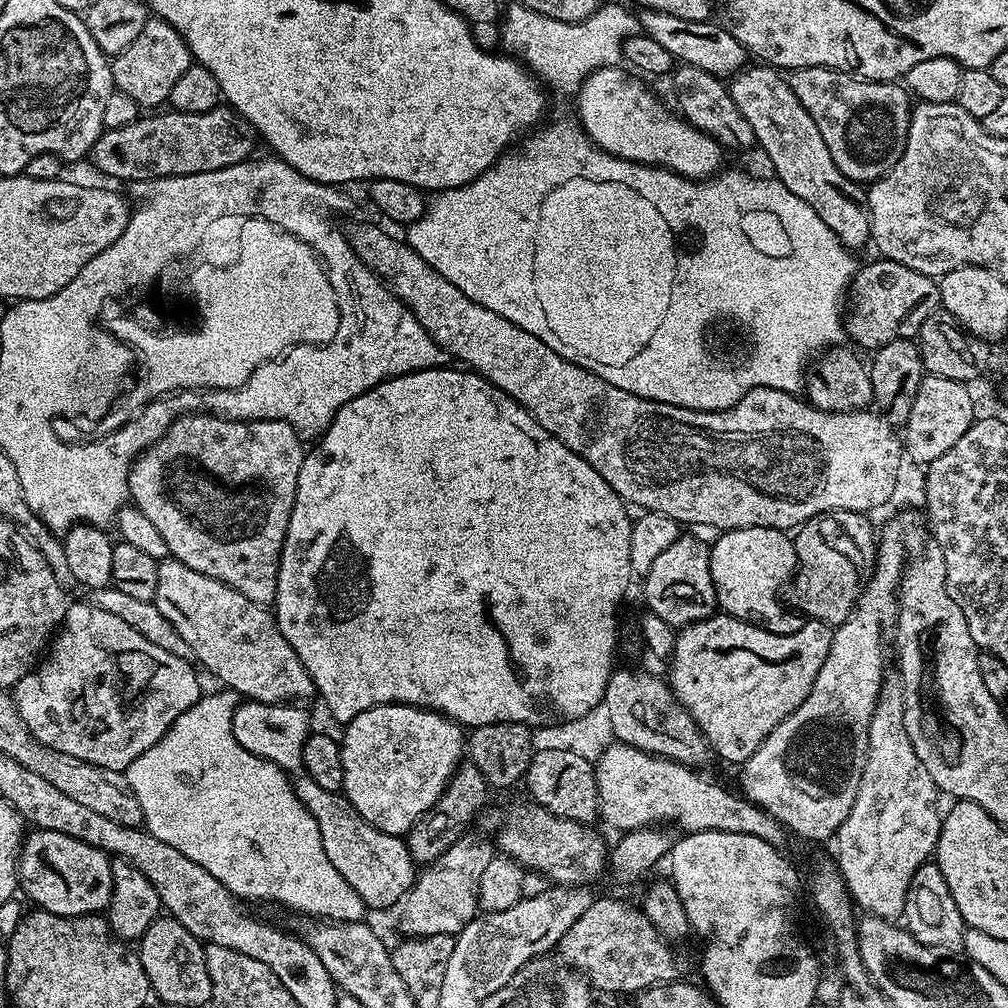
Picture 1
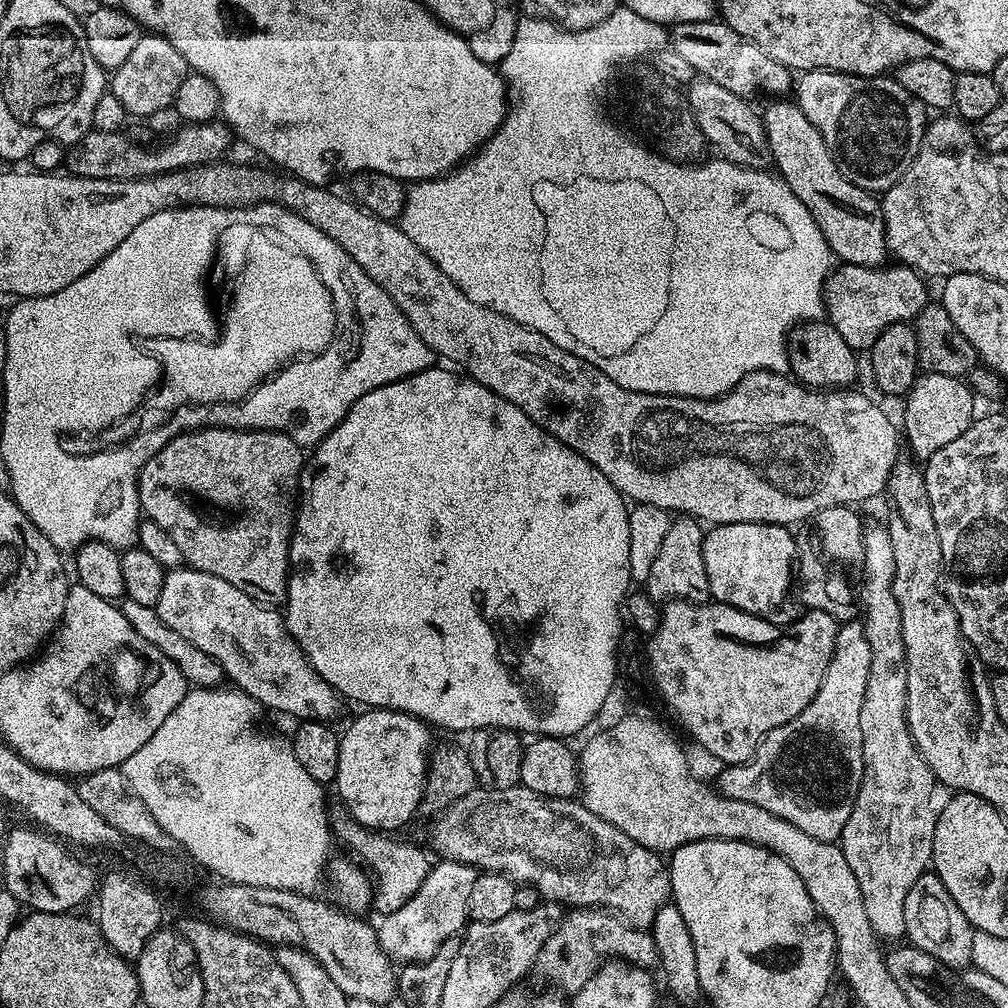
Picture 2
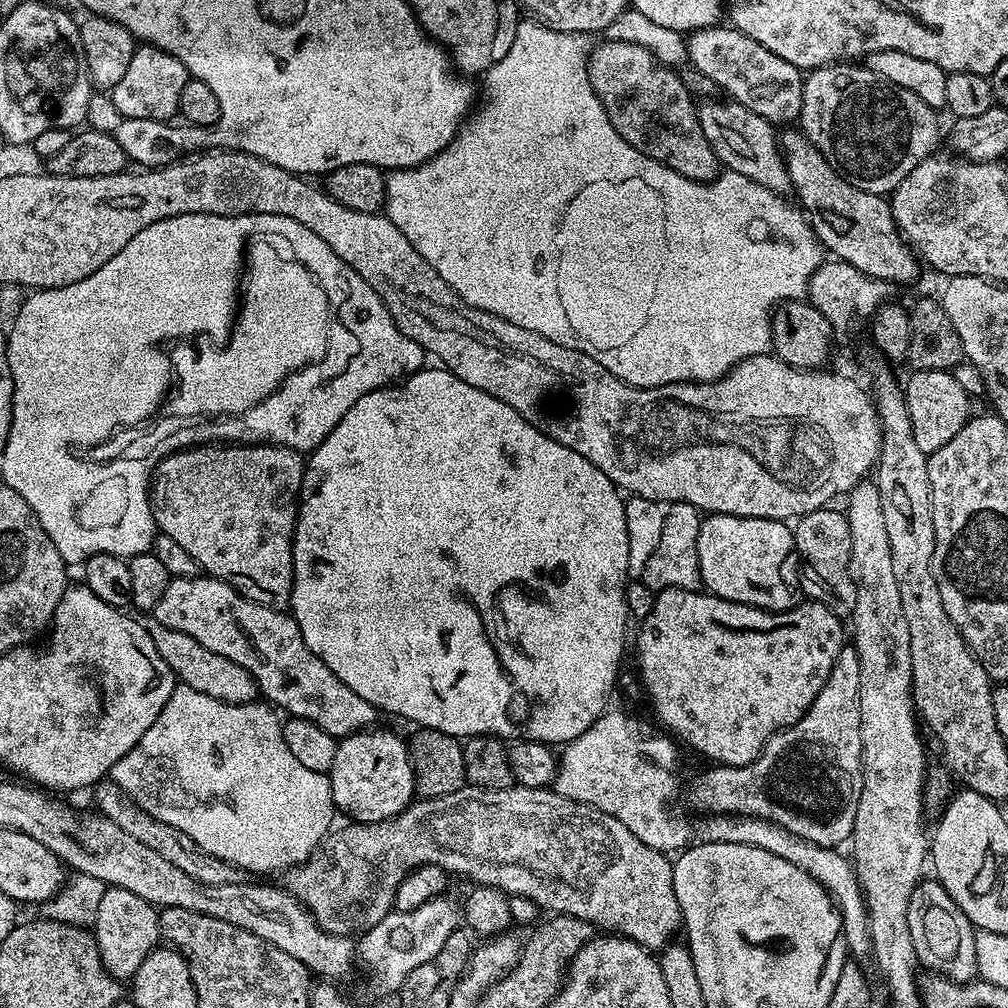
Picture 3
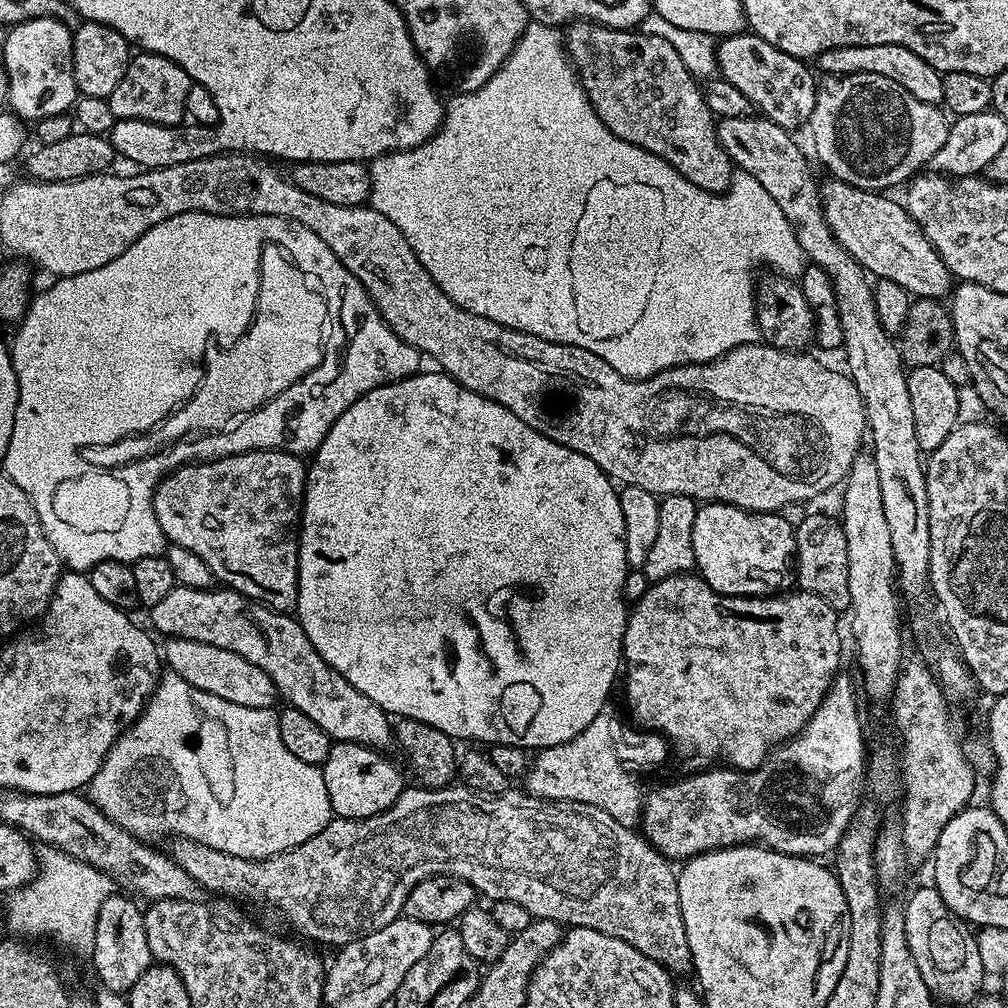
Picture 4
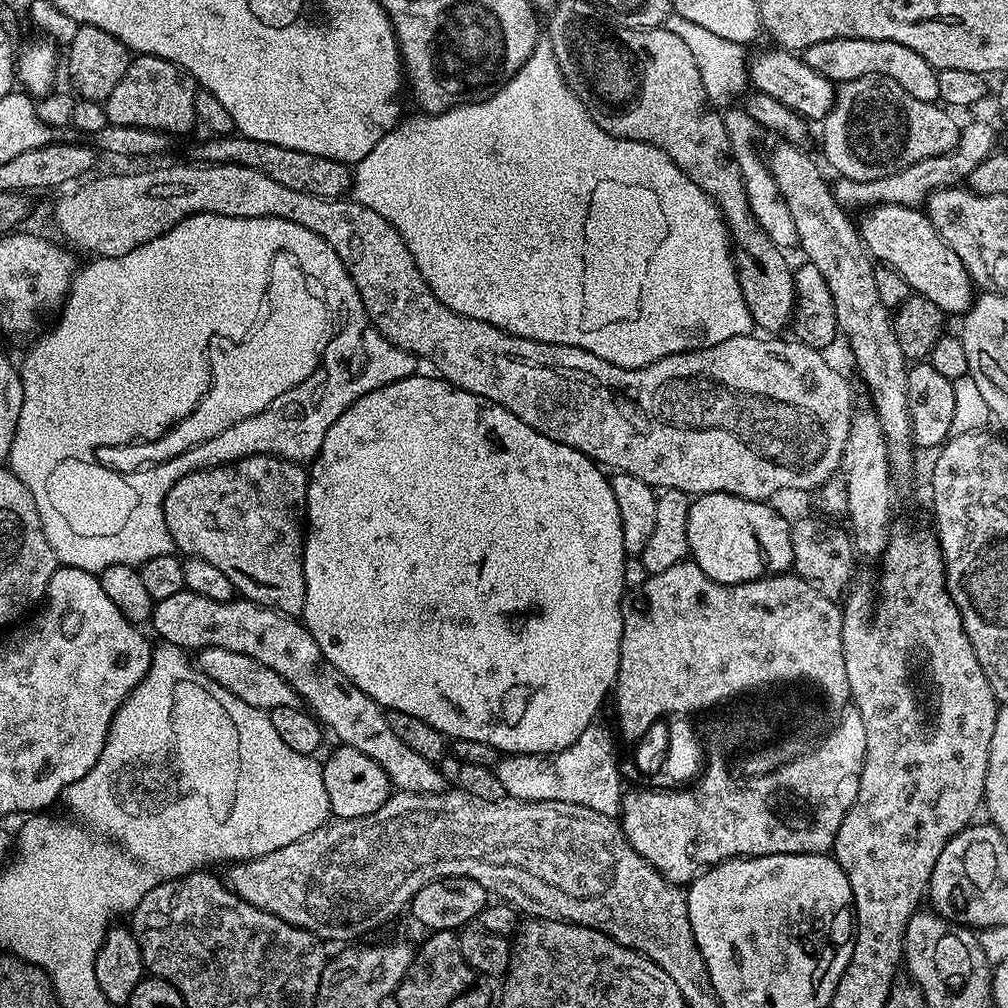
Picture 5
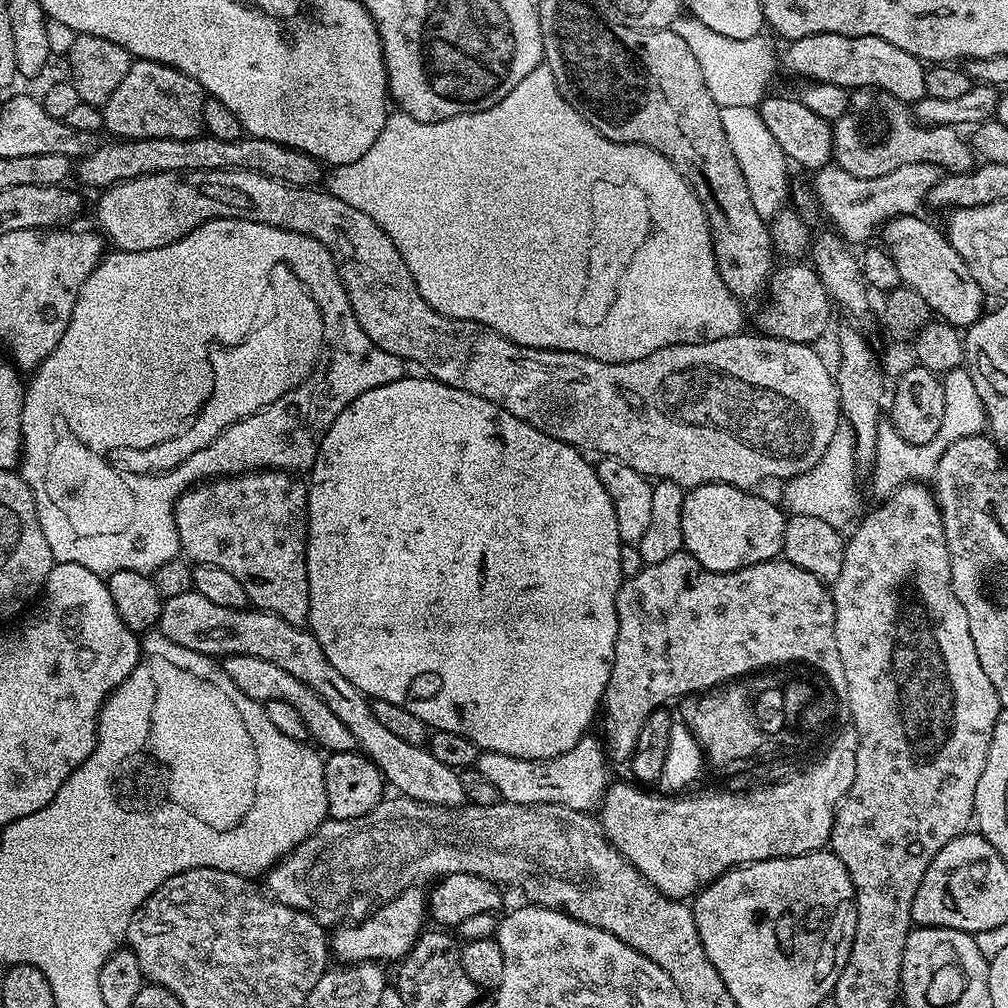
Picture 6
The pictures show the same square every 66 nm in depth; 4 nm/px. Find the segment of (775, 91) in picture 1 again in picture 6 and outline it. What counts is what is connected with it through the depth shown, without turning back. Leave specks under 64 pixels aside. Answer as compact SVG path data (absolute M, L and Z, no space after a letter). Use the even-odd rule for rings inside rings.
M920 214L895 216L893 220L888 221L882 229L883 247L887 248L888 253L894 258L894 266L898 266L901 281L907 287L918 290L918 294L922 294L922 298L926 298L929 309L935 315L937 312L940 315L937 317L943 323L953 325L960 330L967 329L968 325L972 324L982 314L986 294L980 289L979 282L970 274L966 262L962 262L958 250L954 250L954 246L948 242L947 235L941 229L939 232L930 221L923 220L922 217L923 215Z

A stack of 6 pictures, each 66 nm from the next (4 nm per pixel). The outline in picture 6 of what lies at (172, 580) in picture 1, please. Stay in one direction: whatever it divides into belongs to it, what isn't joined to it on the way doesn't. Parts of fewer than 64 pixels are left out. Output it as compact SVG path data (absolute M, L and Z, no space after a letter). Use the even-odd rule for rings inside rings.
M190 591L164 601L158 631L170 638L170 642L178 642L178 646L186 646L186 650L201 652L204 656L253 656L266 658L266 662L274 662L274 666L282 666L286 674L294 674L298 682L310 686L314 694L324 699L326 706L334 712L334 718L350 730L359 751L376 763L385 781L391 787L393 784L399 795L430 806L459 808L465 803L460 772L446 766L446 762L438 762L427 747L402 742L402 738L390 734L390 730L374 718L369 697L334 670L318 638L307 627L286 622L272 612L217 606L215 602L202 598L202 594Z

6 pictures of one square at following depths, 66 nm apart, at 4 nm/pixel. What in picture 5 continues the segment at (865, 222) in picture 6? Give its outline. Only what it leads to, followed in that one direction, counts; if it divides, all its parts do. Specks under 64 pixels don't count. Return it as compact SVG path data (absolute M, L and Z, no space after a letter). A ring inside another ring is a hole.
M972 120L960 130L960 143L946 154L938 154L930 158L917 160L915 164L905 164L894 174L886 178L878 178L874 182L858 182L857 180L837 179L834 184L836 201L845 209L860 208L867 210L878 204L901 204L907 208L915 208L927 201L931 192L939 188L950 188L967 181L970 170L975 170L978 162L992 155L996 144L996 132L984 120Z

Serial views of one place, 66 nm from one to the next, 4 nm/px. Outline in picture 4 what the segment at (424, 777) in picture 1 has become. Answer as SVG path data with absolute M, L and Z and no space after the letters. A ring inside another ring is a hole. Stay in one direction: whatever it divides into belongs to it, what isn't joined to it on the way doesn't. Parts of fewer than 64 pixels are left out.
M333 743L323 762L326 794L330 794L333 813L342 820L361 820L382 814L401 794L406 781L404 776L387 760L383 751L361 744Z

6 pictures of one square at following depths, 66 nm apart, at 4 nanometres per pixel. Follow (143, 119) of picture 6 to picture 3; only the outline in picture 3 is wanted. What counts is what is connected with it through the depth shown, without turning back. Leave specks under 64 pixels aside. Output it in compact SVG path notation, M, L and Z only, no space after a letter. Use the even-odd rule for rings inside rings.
M151 46L137 47L130 58L130 67L118 86L110 89L114 106L118 106L118 114L124 118L150 118L160 121L171 121L180 111L178 98L182 98L182 90L189 80L186 66L178 58L166 54L161 48Z

